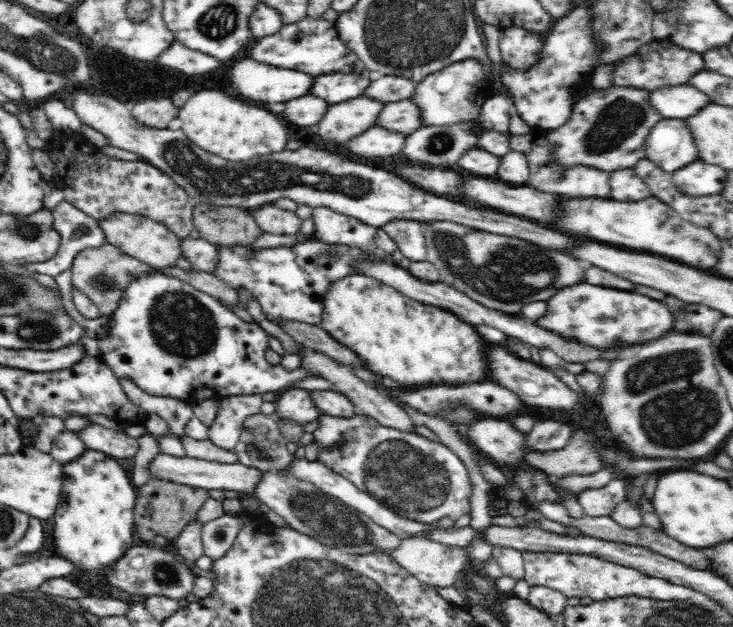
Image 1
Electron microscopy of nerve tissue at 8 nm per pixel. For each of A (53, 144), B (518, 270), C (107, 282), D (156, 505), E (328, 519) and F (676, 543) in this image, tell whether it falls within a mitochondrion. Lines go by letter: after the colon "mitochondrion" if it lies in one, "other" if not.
A: other
B: mitochondrion
C: mitochondrion
D: other
E: mitochondrion
F: other

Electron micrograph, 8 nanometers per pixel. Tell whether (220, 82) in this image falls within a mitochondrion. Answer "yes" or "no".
no

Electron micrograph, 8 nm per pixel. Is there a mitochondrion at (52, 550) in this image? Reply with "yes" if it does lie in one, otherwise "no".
no

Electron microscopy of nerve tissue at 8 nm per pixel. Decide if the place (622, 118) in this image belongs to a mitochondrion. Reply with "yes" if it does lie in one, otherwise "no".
yes

